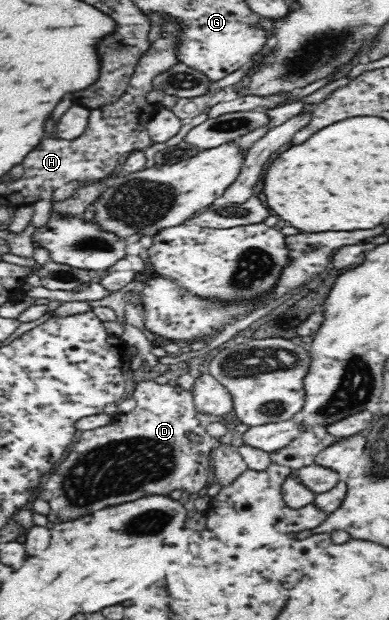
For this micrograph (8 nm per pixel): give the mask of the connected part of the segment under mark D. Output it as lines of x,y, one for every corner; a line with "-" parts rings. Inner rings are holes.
155,380
141,381
137,383
134,390
133,398
137,402
137,407
133,411
127,414
116,414
109,425
81,431
77,443
73,443
73,447
70,446
65,460
49,473
47,481
42,481
38,499
47,501
53,513
61,521
73,521
73,519
79,519
81,515
89,515
91,511
135,501
139,497
153,495
153,493
168,495
173,489
181,489
186,495
198,492
207,485
209,473
211,473
209,455
213,445
218,441
207,432
207,426
213,422
221,422
225,425
223,416
199,413
195,408
192,391
185,391
178,384
172,386
159,384
-
187,431
201,435
201,443
191,443
185,437

